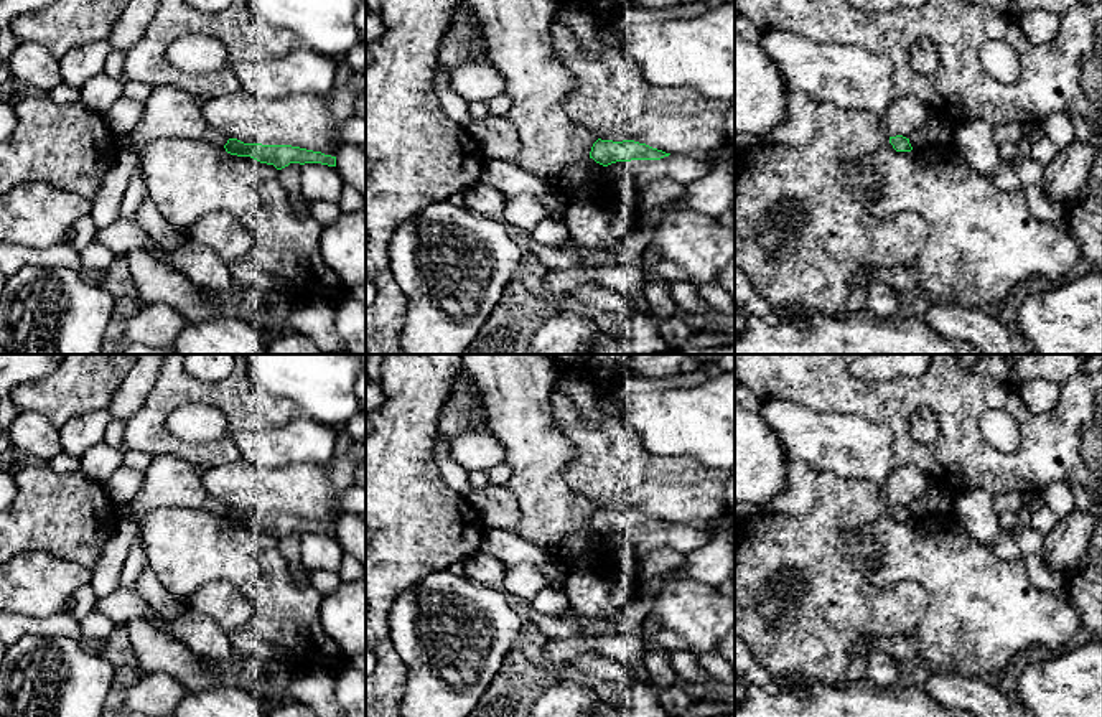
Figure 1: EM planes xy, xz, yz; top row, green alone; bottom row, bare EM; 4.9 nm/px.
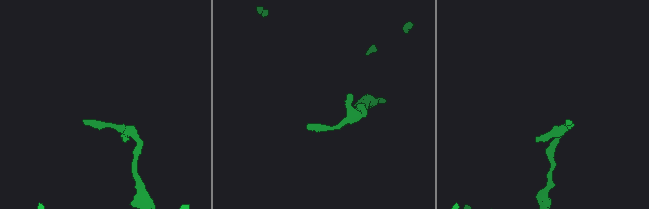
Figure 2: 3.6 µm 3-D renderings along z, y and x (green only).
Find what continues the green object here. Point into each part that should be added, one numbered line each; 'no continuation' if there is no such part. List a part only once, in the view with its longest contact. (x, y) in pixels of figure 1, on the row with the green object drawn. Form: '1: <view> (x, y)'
no continuation

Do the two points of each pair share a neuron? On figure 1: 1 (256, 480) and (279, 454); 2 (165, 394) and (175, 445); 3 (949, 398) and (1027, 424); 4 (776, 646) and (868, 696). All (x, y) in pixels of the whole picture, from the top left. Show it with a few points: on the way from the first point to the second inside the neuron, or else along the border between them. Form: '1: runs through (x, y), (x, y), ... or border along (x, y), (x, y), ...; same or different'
1: border along (242, 459), (262, 467), (303, 463); different
2: runs through (160, 407), (162, 432); same
3: runs through (969, 398), (1003, 398), (1010, 404); same
4: border along (798, 678), (835, 684); different

